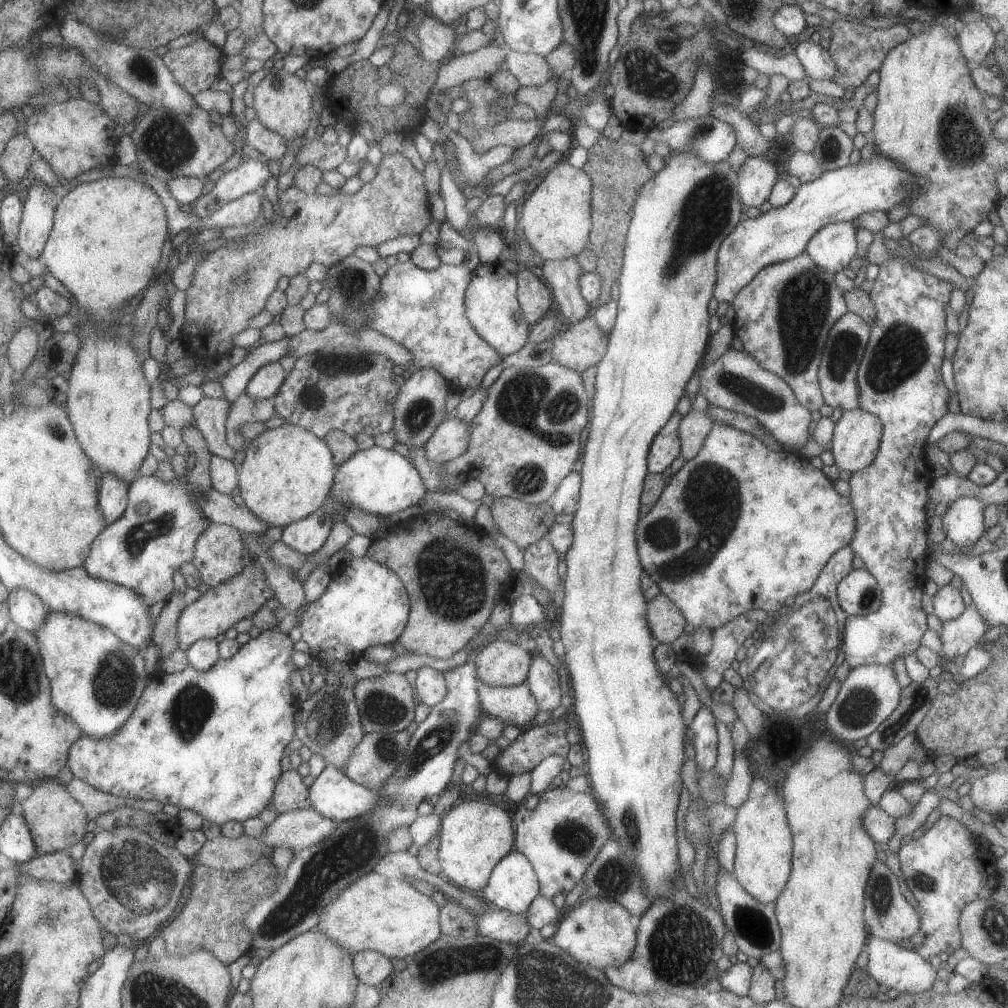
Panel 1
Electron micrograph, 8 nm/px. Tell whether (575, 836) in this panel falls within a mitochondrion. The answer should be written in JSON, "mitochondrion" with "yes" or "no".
{"mitochondrion":"yes"}

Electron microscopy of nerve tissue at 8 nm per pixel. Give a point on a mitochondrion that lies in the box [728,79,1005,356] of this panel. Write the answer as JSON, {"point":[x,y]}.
{"point":[959,140]}

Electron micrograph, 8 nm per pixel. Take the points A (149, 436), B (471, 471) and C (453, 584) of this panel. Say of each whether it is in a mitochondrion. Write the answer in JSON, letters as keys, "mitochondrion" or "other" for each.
{"A":"other","B":"other","C":"mitochondrion"}

